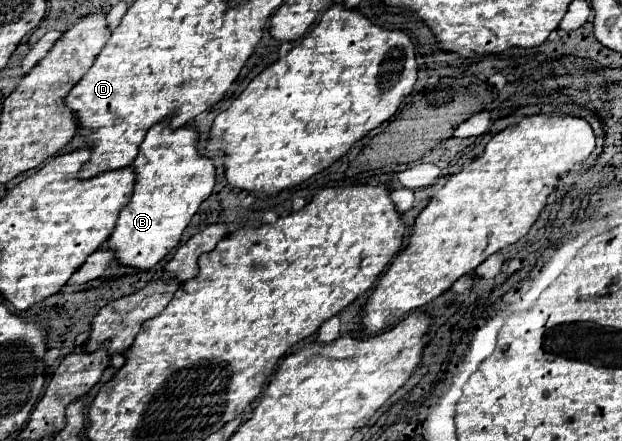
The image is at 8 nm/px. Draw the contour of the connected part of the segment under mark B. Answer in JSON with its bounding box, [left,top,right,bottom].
[108,119,214,269]

